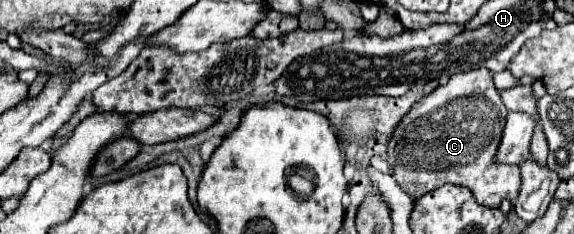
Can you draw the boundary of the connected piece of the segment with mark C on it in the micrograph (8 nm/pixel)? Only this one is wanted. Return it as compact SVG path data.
M474 68L450 76L446 84L418 100L396 126L394 138L388 142L394 180L412 198L444 184L456 184L470 188L482 206L500 206L504 198L512 202L520 188L520 172L516 166L494 164L506 114L490 70Z

